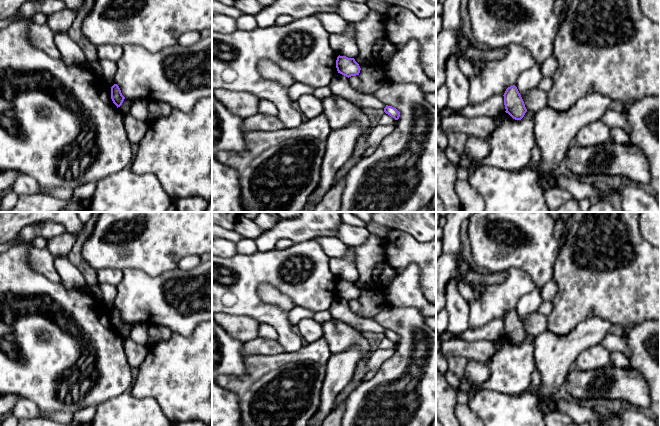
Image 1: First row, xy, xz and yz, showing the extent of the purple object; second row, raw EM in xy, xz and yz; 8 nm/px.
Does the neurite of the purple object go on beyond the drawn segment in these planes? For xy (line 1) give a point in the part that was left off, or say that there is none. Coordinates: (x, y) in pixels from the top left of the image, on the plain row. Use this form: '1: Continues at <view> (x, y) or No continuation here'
1: No continuation here

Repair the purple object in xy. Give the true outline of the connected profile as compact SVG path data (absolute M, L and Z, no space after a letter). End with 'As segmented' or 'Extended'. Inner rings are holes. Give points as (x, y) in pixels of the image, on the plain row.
M114 308L111 311L111 323L113 327L118 331L120 331L125 323L122 319L121 314L117 308Z. As segmented

